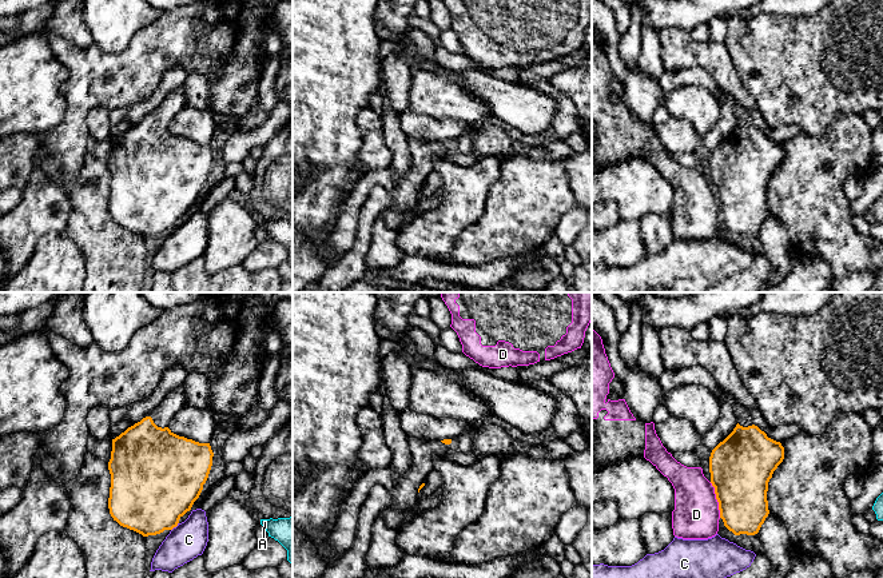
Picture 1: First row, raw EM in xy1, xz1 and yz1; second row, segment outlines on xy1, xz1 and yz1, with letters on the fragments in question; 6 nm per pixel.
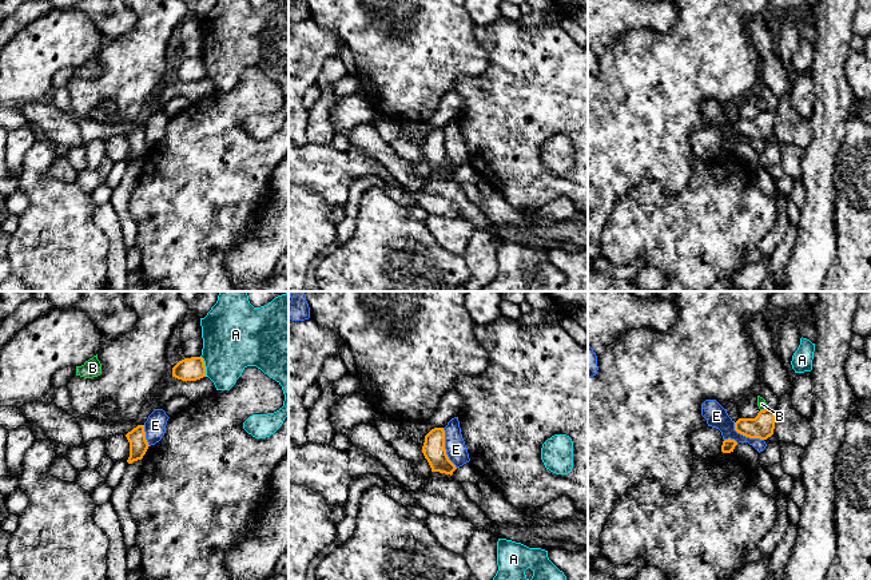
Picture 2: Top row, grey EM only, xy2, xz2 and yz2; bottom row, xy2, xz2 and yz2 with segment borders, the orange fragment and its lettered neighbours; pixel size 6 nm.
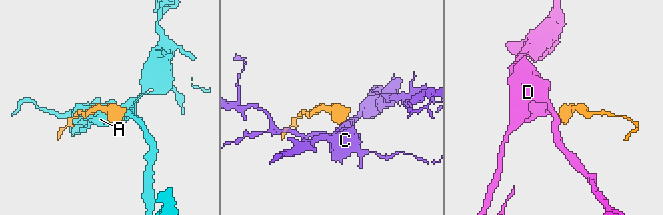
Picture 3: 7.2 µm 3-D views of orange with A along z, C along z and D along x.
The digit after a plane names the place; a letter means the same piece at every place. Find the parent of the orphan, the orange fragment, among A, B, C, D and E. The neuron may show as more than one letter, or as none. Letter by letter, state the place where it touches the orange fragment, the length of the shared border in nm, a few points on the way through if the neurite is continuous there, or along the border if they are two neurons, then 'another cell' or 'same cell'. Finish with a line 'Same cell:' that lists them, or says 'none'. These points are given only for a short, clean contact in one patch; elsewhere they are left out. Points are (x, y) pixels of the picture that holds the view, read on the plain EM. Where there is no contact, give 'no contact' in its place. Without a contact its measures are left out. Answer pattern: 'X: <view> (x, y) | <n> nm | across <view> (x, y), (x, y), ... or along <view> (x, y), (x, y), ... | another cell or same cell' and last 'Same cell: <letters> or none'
A: xy2 (205, 67) | 130 nm | another cell
B: yz2 (764, 110) | 40 nm | along yz2 (766, 108), (760, 111) | another cell
C: xy1 (175, 227) | 70 nm | along xy1 (178, 223), (171, 231) | another cell
D: yz1 (716, 199) | 220 nm | along yz1 (710, 183), (714, 188), (720, 218) | another cell
E: xz2 (444, 149) | 260 nm | along xz2 (442, 128), (446, 157), (456, 169) | another cell
Same cell: none

